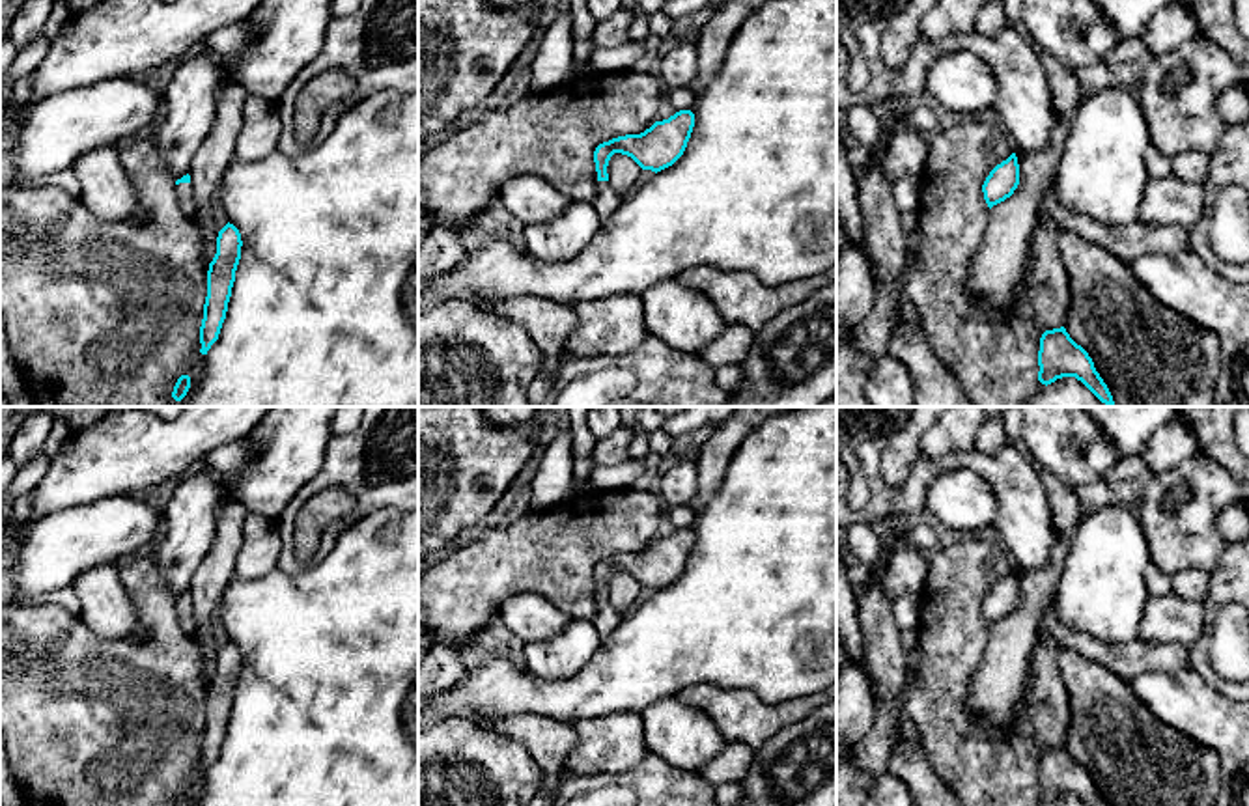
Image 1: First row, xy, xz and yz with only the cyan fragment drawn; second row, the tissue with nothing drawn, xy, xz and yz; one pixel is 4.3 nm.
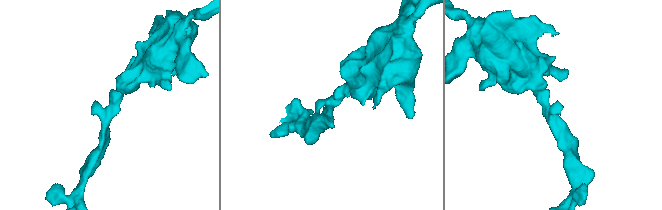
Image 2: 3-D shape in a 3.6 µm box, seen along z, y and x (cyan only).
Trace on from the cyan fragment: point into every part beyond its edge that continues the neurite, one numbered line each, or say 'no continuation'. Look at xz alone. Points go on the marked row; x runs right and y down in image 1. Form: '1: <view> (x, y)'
1: xz (605, 200)

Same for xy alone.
1: xy (183, 191)

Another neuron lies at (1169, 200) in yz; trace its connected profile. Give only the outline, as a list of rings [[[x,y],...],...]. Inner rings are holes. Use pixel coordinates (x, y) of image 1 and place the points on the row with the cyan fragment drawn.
[[[1171,174],[1148,181],[1139,220],[1161,226],[1176,224],[1189,231],[1200,220],[1202,211],[1202,185],[1184,181]]]

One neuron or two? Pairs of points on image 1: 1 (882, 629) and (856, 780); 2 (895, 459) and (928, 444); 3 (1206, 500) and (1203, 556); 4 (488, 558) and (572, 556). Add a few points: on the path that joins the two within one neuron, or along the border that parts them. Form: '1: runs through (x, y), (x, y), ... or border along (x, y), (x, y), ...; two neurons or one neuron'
1: runs through (885, 667), (885, 728), (878, 743); one neuron
2: border along (930, 426), (921, 435), (917, 450); two neurons
3: runs through (1199, 514), (1199, 543); one neuron
4: runs through (508, 558), (551, 556); one neuron

